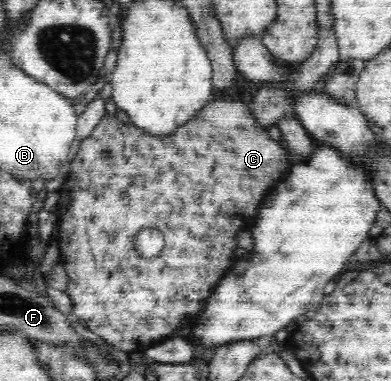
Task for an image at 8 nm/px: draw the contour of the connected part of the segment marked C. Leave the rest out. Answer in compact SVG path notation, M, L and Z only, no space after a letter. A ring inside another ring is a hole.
M216 97L208 102L206 106L202 106L202 110L198 110L194 114L194 118L190 118L186 124L178 126L174 130L174 134L170 134L170 136L150 136L146 130L134 126L131 122L122 123L114 114L107 113L96 124L92 134L88 138L81 140L79 150L74 158L74 162L72 162L72 170L64 178L64 182L66 182L64 188L66 190L64 188L59 190L62 202L66 206L72 206L72 208L56 208L56 212L58 212L58 235L56 240L60 245L60 262L66 268L68 278L72 280L68 284L68 296L72 298L72 312L78 316L80 322L84 322L83 325L88 330L100 336L112 348L123 350L128 354L144 352L148 347L152 346L154 340L164 338L164 336L168 338L170 334L176 334L180 326L192 326L196 316L198 316L198 312L201 313L203 311L206 301L210 298L210 294L218 286L218 281L225 276L226 271L237 260L235 256L235 250L238 248L237 231L251 231L254 222L256 222L255 216L261 208L263 198L288 170L290 170L290 164L288 163L286 151L282 149L278 141L274 141L268 135L266 128L262 128L256 122L252 111L241 101L225 100L224 98ZM76 190L124 190L124 192L76 192ZM142 228L158 228L164 234L164 240L166 240L162 252L156 258L152 258L152 260L144 260L142 256L136 254L136 248L134 248L134 238L136 238L136 234Z

